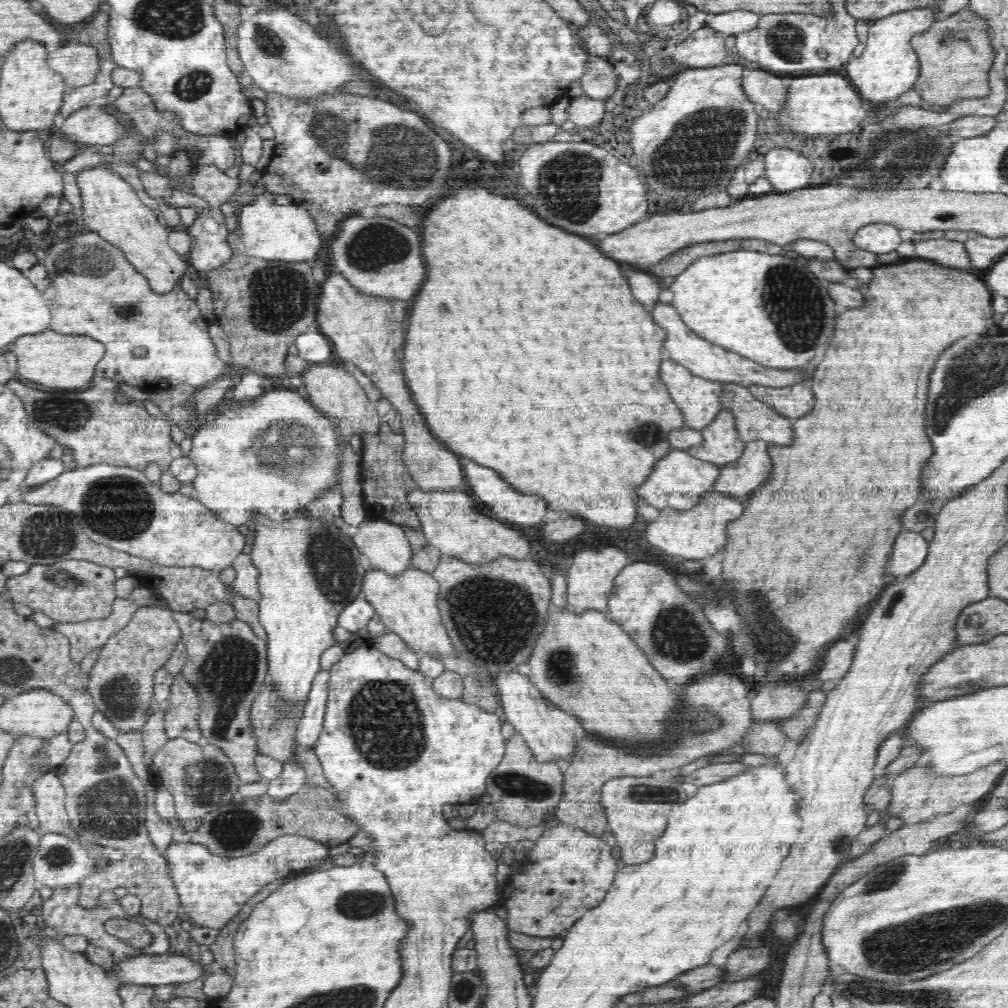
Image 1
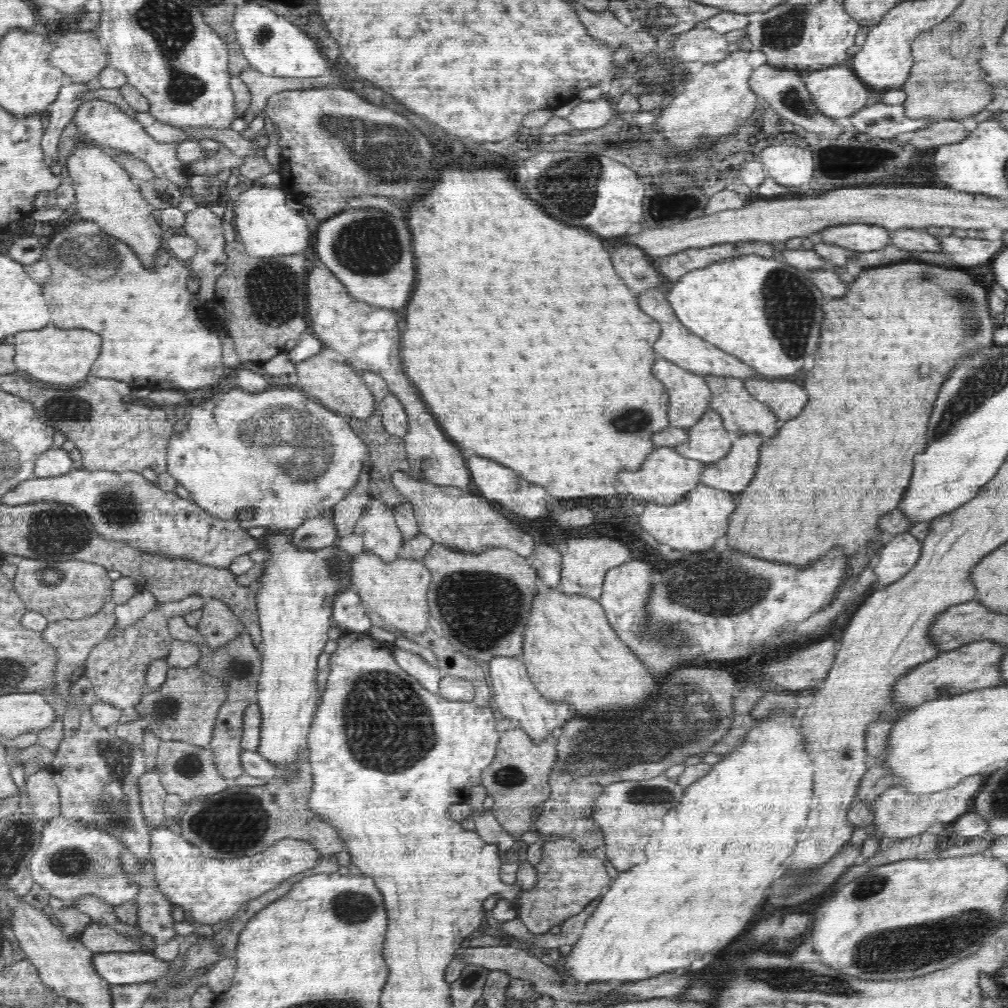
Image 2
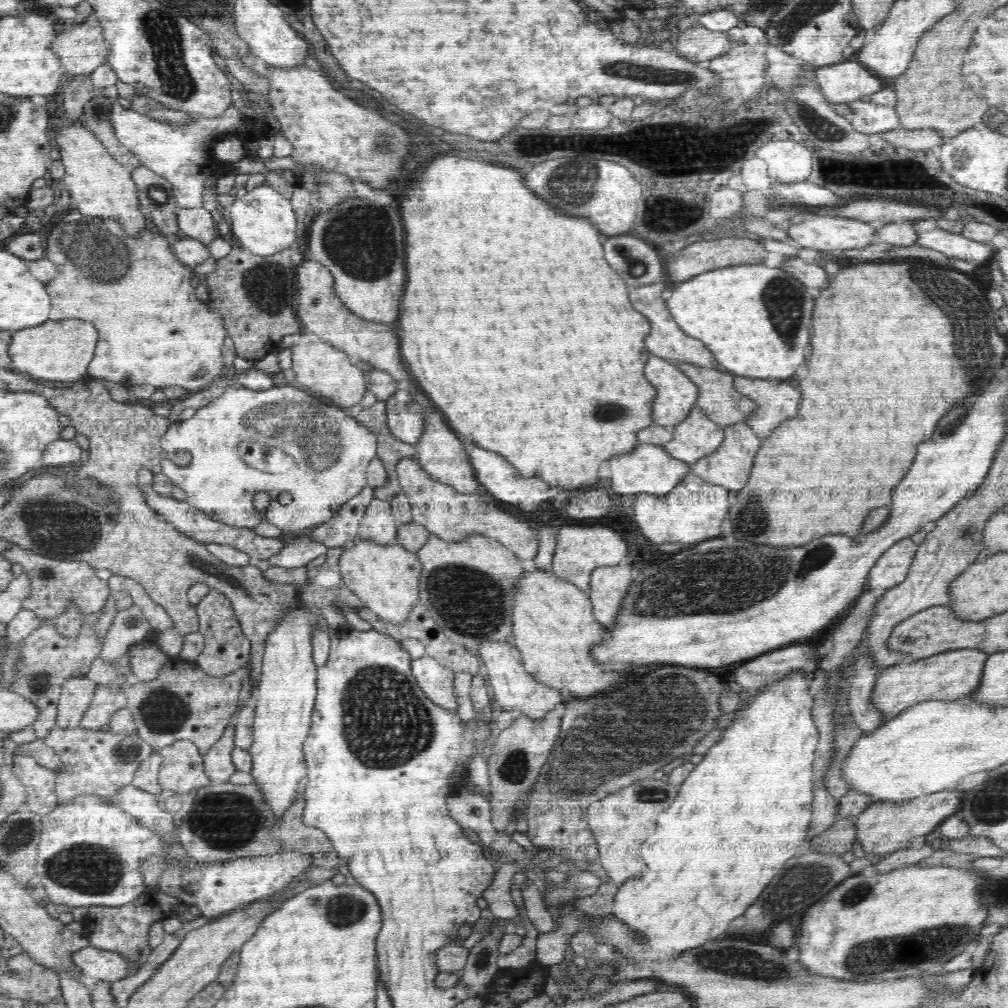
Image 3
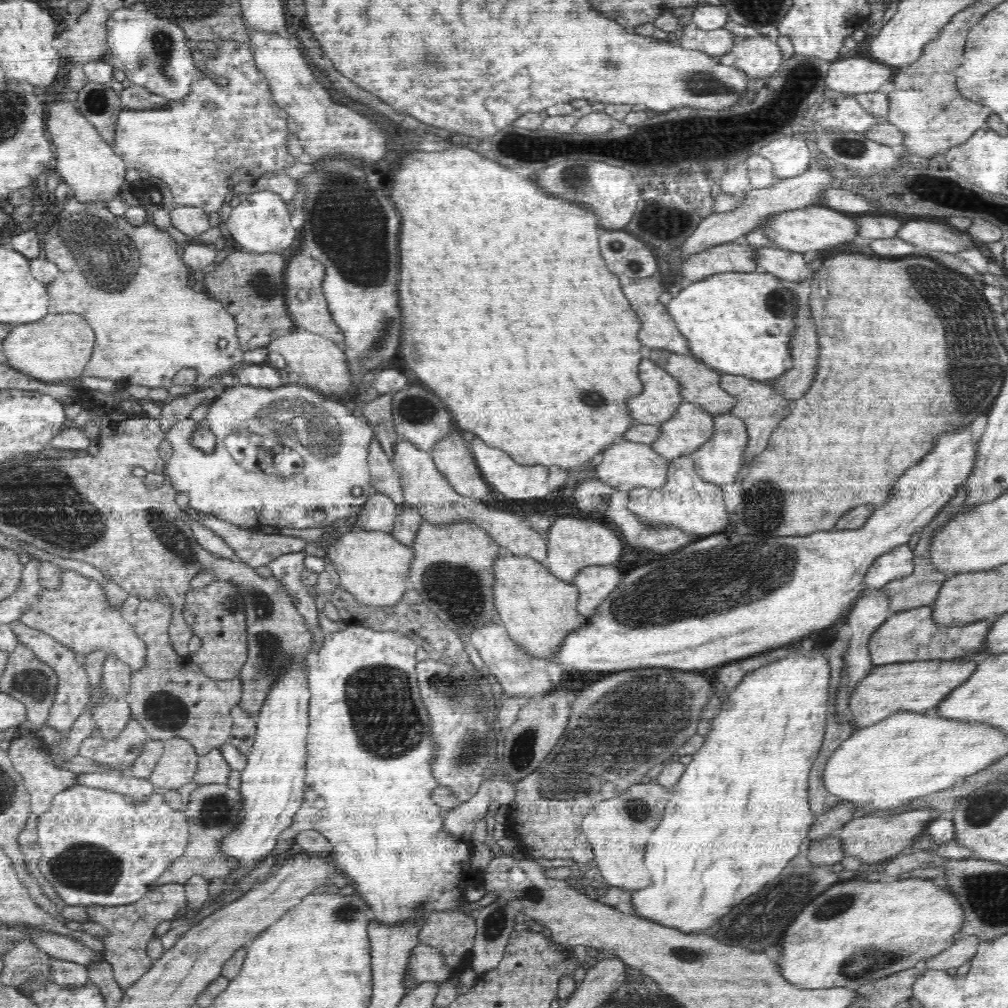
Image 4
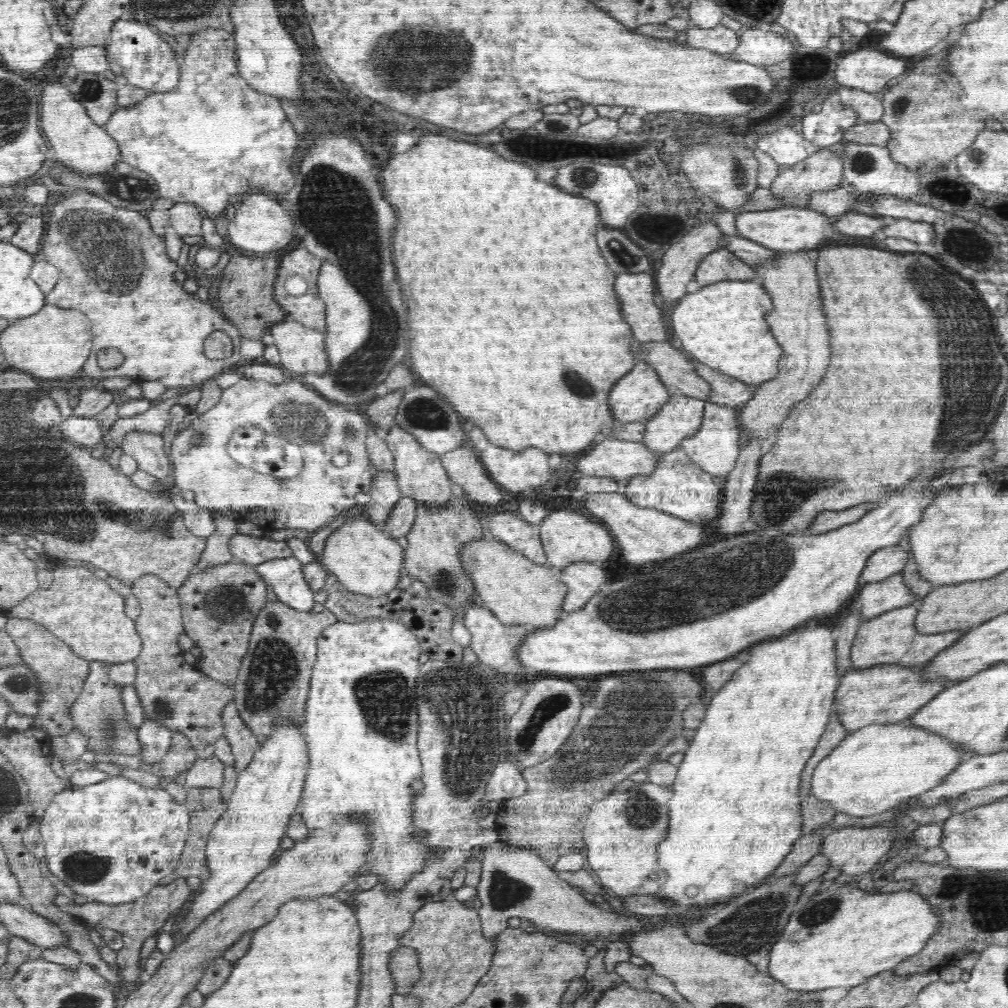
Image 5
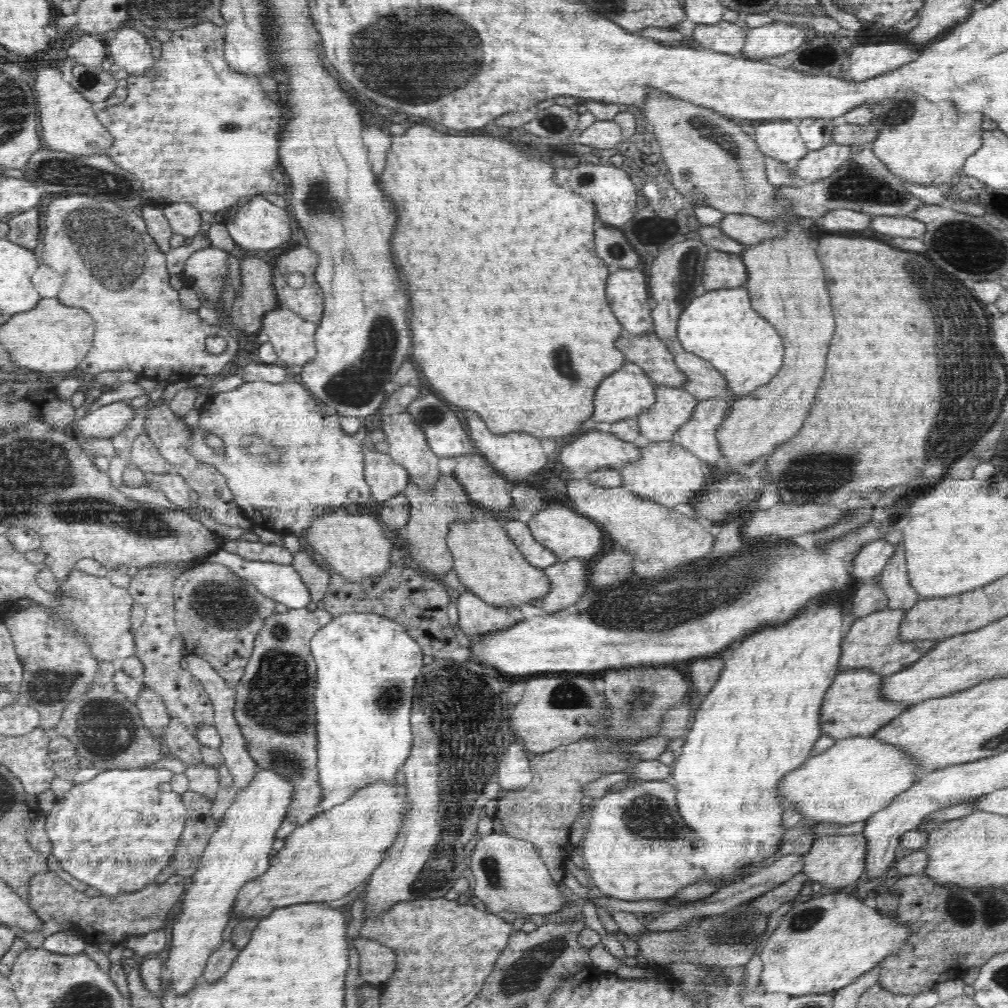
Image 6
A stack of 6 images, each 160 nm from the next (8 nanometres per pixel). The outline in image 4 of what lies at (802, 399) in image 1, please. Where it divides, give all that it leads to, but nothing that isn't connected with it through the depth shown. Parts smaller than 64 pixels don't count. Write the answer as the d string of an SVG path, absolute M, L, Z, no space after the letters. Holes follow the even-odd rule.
M720 372L720 375L719 385L726 392L737 398L731 412L738 418L741 418L747 428L748 440L742 455L744 464L741 471L742 478L746 474L745 471L751 460L763 450L766 450L772 431L779 425L782 418L786 417L786 414L789 414L792 402L786 400L777 390L774 390L770 382L755 381L748 377L722 372Z

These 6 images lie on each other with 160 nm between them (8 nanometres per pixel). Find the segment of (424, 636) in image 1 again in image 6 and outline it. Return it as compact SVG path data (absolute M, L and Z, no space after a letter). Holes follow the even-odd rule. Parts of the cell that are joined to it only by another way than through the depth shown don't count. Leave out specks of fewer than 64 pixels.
M345 509L325 512L313 519L310 528L304 531L303 540L305 550L321 554L326 559L326 568L331 573L338 573L346 581L357 583L363 578L381 575L392 566L389 555L394 544L376 515L367 514L366 511L349 514Z

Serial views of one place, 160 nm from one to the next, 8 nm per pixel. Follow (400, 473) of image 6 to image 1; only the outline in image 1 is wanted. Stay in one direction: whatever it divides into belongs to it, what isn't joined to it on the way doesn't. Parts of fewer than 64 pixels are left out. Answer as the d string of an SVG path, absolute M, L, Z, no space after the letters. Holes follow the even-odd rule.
M364 519L353 537L357 550L372 569L396 576L409 569L413 549L400 525L387 520Z

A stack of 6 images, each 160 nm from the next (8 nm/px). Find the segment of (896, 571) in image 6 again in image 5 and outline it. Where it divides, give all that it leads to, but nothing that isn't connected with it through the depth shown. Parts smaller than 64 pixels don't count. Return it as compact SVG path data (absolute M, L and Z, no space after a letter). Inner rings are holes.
M902 571L878 583L864 585L859 590L858 608L862 614L862 623L884 612L915 604L916 595L904 583Z

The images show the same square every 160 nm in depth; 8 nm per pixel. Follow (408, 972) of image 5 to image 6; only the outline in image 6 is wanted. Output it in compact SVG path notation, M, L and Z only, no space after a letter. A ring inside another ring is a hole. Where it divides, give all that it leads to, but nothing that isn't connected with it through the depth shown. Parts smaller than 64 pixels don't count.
M356 937L348 942L356 949L360 957L360 975L358 981L378 987L390 980L396 972L396 954L390 948L372 939Z

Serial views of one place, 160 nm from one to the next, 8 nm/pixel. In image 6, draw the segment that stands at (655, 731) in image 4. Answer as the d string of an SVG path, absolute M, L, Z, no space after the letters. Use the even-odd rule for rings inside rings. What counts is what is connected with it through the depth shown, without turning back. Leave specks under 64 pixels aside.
M626 667L606 669L602 681L606 701L610 705L608 725L591 738L560 746L552 752L529 756L533 779L517 791L508 791L499 799L493 817L494 830L517 839L531 842L544 860L552 880L556 883L565 876L565 861L574 852L568 842L570 826L580 812L584 797L582 787L612 772L627 772L634 781L663 781L672 772L670 765L658 760L634 761L632 746L636 741L658 735L663 714L692 694L686 674L671 667Z

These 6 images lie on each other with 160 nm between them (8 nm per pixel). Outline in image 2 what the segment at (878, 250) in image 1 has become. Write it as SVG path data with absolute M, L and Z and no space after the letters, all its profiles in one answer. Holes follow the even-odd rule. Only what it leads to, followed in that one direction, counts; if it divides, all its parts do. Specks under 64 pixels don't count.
M854 223L831 226L810 238L815 242L816 238L820 238L820 242L856 253L872 252L891 244L891 231L883 226Z

